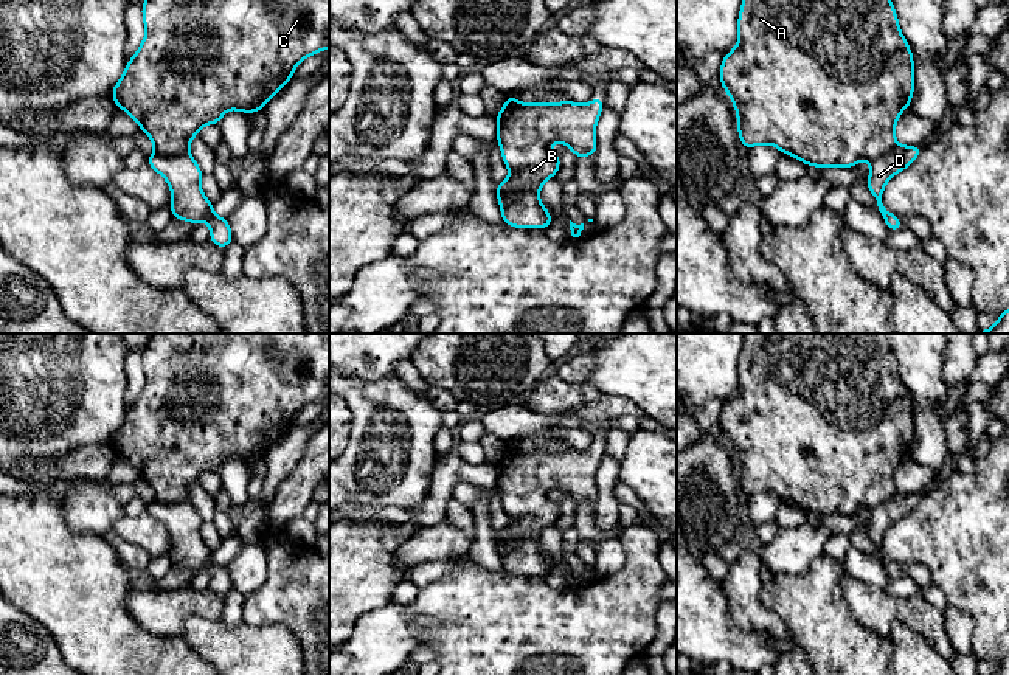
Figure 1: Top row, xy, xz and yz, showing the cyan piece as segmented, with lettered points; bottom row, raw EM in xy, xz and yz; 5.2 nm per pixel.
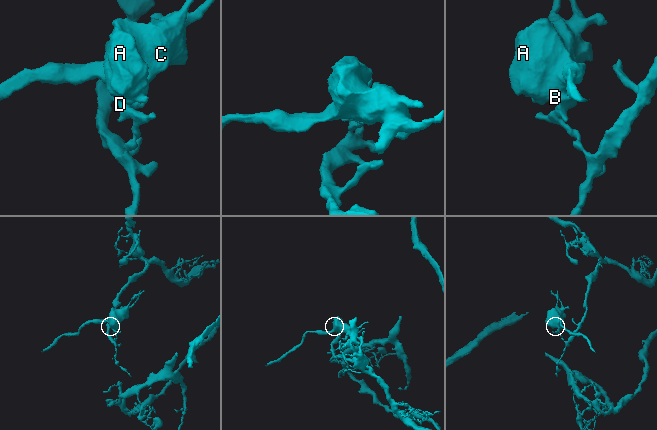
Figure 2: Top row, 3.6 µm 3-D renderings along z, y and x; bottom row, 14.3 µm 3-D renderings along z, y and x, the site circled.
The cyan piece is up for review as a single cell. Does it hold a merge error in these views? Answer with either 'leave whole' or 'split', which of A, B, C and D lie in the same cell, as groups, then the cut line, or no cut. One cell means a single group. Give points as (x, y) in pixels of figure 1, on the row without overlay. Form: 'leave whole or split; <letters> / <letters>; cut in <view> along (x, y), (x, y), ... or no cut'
split; A B C / D; cut in xz along (506, 528), (513, 537), (539, 536)

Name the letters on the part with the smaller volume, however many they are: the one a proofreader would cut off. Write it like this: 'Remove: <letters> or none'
Remove: A, B, C

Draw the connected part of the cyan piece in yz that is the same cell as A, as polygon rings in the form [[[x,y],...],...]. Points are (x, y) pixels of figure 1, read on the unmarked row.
[[[744,334],[744,348],[737,368],[739,391],[722,407],[720,433],[726,438],[737,459],[739,487],[748,498],[753,493],[771,492],[782,501],[793,503],[806,514],[854,515],[858,509],[872,509],[894,498],[896,469],[910,455],[914,438],[913,400],[899,377],[899,365],[886,334]]]

